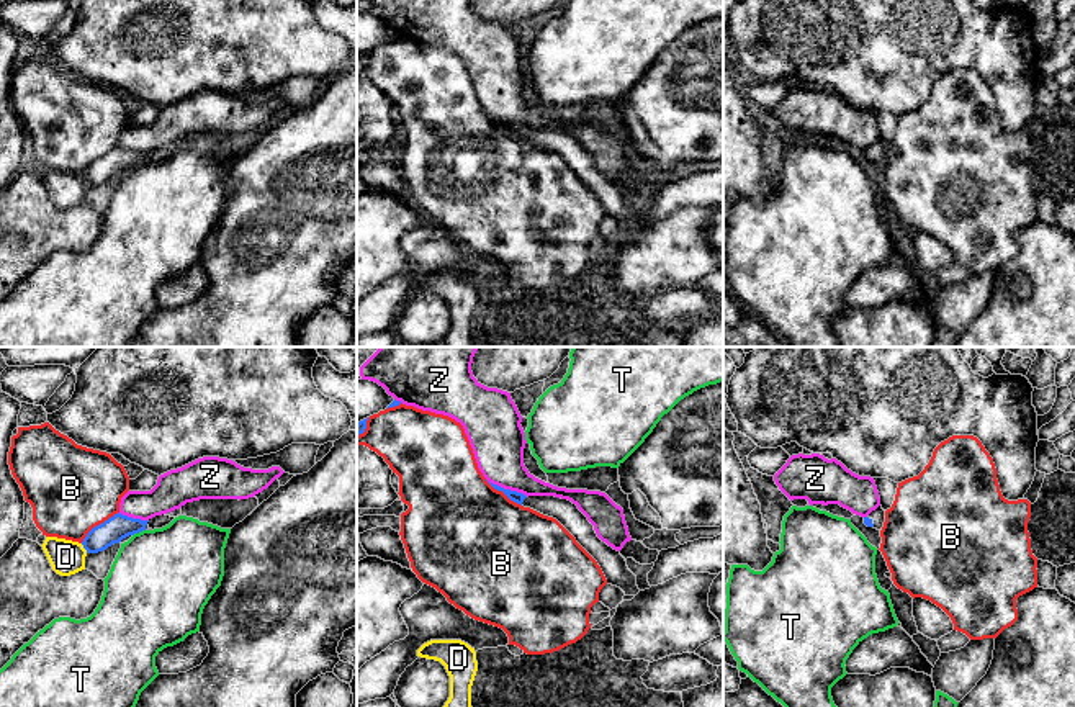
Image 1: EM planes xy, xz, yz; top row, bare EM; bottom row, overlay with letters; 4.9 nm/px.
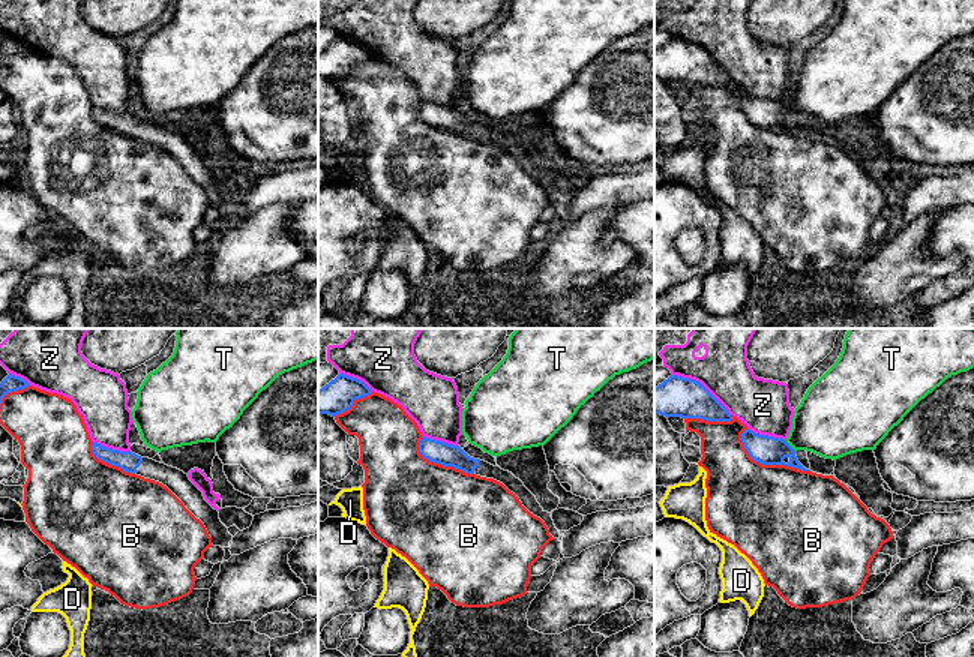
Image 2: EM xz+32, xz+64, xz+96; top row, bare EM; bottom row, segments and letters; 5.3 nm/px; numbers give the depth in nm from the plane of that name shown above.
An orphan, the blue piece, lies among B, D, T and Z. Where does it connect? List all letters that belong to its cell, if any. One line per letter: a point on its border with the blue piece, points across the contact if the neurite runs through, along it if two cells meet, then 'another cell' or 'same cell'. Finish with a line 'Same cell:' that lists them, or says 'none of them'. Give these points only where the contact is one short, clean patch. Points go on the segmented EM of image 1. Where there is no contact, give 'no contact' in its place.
B: contact xy (100, 524); another cell
D: contact xy (84, 547); border xy (80, 544), (87, 552); another cell
T: contact xy (138, 532); border xy (144, 529), (133, 535); another cell
Z: contact xz (508, 490); another cell
Same cell: none of them

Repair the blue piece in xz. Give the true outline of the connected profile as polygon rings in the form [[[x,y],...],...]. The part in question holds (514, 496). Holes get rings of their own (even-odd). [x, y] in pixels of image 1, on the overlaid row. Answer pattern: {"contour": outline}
{"contour": [[[489,483],[494,489],[502,491],[511,501],[530,507],[543,516],[556,519],[576,542],[597,561],[607,584],[620,588],[625,596],[636,596],[640,592],[636,586],[636,576],[628,570],[625,558],[620,552],[602,542],[594,525],[587,517],[568,499],[555,496],[525,496],[517,491],[504,489]]]}

